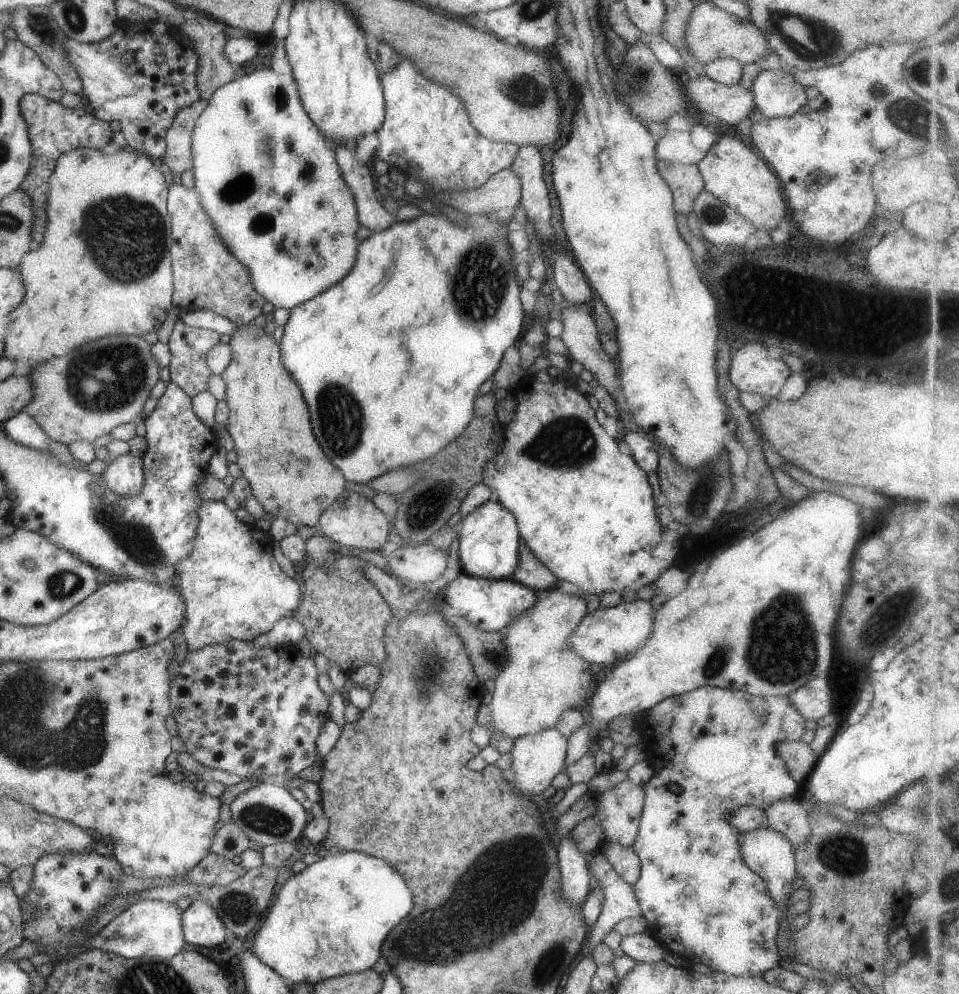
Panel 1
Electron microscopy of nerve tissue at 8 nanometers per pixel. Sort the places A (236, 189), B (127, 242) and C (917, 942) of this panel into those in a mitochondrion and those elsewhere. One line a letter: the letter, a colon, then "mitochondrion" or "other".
A: mitochondrion
B: mitochondrion
C: other

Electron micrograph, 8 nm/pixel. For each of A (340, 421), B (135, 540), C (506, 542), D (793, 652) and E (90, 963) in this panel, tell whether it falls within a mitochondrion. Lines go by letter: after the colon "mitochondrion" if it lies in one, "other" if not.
A: mitochondrion
B: mitochondrion
C: other
D: mitochondrion
E: other

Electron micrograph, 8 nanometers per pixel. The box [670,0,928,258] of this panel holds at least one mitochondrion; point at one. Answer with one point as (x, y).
(810, 41)

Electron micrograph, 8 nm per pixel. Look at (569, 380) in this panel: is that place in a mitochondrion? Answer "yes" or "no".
no

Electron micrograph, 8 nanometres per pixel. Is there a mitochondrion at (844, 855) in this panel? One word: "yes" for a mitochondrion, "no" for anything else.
yes

